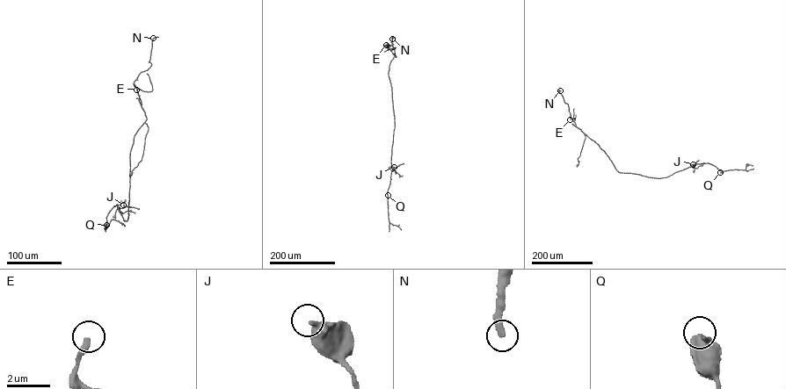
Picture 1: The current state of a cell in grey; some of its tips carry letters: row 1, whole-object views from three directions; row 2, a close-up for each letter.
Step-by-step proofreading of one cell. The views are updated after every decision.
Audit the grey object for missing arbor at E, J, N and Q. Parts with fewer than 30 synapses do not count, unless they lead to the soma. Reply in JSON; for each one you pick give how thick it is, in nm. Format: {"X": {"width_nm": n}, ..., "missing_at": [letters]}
{"N": {"width_nm": 260}, "missing_at": ["N"]}

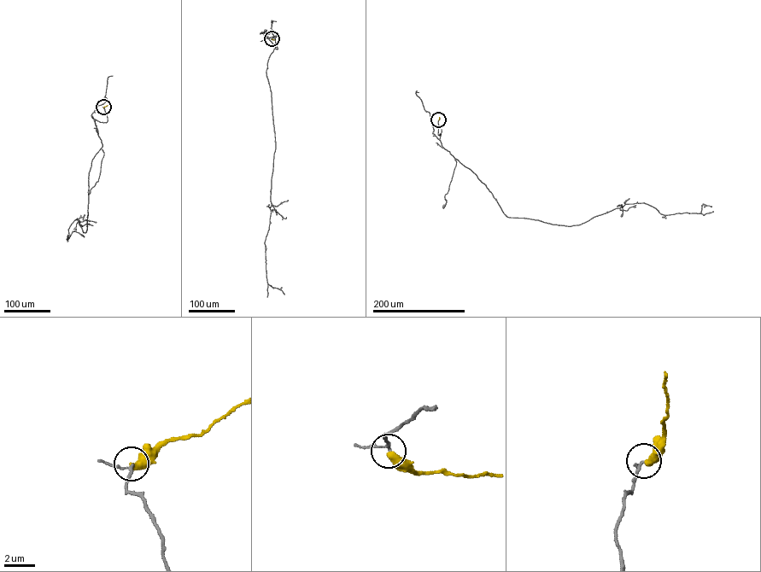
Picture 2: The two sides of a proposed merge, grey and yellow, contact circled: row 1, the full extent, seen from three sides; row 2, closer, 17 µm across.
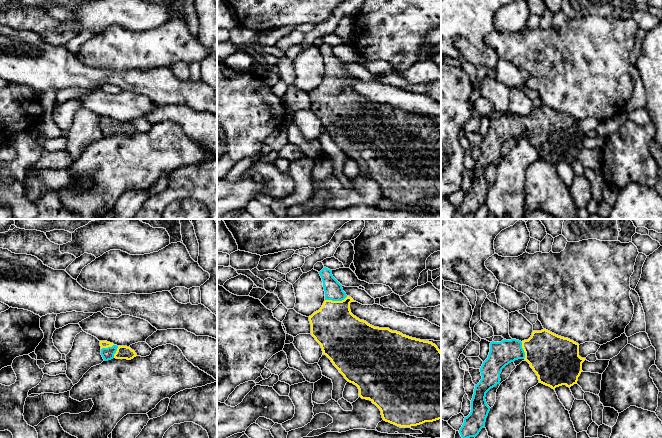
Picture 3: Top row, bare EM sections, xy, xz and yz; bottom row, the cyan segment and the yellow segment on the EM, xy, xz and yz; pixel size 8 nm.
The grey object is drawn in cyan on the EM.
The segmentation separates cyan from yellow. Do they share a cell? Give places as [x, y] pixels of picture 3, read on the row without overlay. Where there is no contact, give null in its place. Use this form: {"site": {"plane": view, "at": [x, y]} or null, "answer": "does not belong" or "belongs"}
{"site": {"plane": "xz", "at": [336, 76]}, "answer": "belongs"}

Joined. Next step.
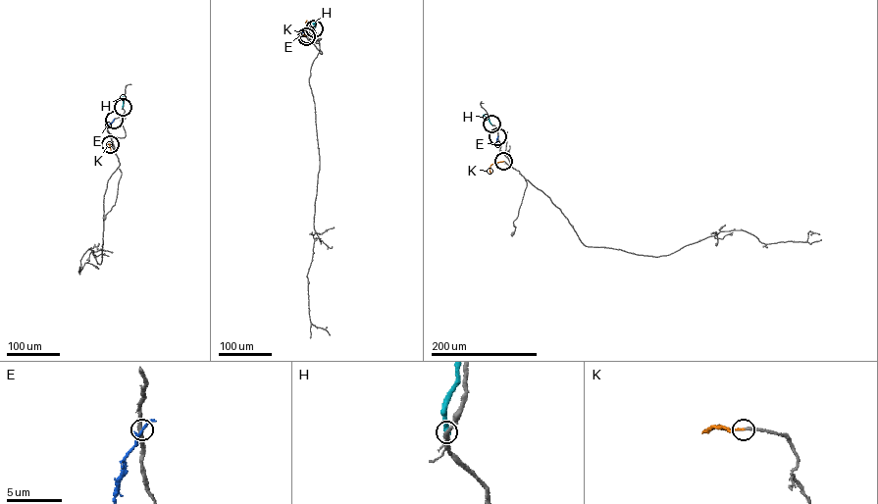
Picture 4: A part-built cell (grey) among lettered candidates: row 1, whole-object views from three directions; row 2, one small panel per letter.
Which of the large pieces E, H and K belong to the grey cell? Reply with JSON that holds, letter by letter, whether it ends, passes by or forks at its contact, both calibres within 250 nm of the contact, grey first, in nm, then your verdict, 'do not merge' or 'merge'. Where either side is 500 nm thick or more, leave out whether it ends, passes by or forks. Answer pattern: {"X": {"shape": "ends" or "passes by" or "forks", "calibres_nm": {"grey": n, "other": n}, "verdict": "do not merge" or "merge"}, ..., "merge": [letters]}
{"E": {"shape": "forks", "calibres_nm": {"grey": 240, "other": 150}, "verdict": "do not merge"}, "H": {"shape": "ends", "calibres_nm": {"grey": 280, "other": 320}, "verdict": "do not merge"}, "K": {"shape": "ends", "calibres_nm": {"grey": 180, "other": 180}, "verdict": "merge"}, "merge": ["K"]}

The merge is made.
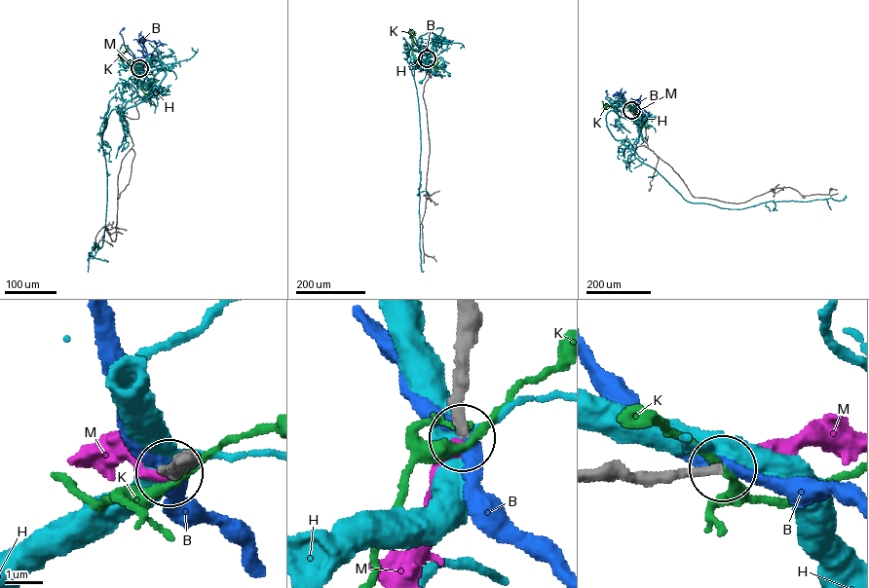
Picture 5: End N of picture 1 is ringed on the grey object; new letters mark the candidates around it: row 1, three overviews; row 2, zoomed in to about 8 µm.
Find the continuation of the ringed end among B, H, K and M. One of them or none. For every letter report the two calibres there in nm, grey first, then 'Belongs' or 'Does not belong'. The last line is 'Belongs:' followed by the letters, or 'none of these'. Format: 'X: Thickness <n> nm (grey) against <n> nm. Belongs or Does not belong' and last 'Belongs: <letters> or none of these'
B: Thickness 280 nm (grey) against 300 nm. Does not belong
H: Thickness 260 nm (grey) against 550 nm. Does not belong
K: Thickness 260 nm (grey) against 200 nm. Does not belong
M: Thickness 280 nm (grey) against 280 nm. Belongs
Belongs: M

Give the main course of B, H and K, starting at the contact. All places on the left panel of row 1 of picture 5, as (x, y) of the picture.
B: (139, 68), (138, 58), (129, 53), (124, 45), (120, 33), (123, 28)
H: (139, 68), (136, 91), (126, 83)
K: (139, 68), (134, 69), (120, 58), (119, 50), (118, 55)

